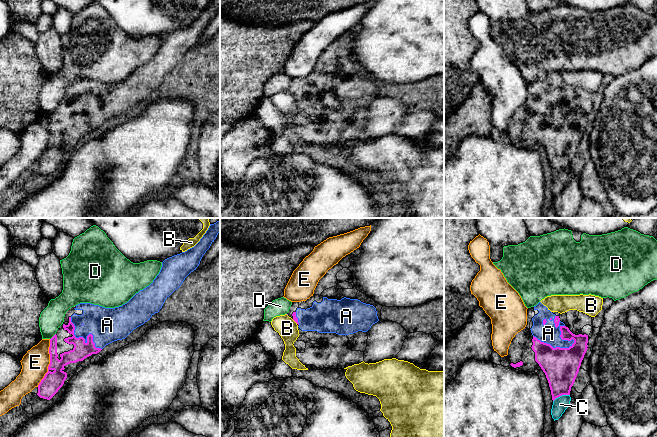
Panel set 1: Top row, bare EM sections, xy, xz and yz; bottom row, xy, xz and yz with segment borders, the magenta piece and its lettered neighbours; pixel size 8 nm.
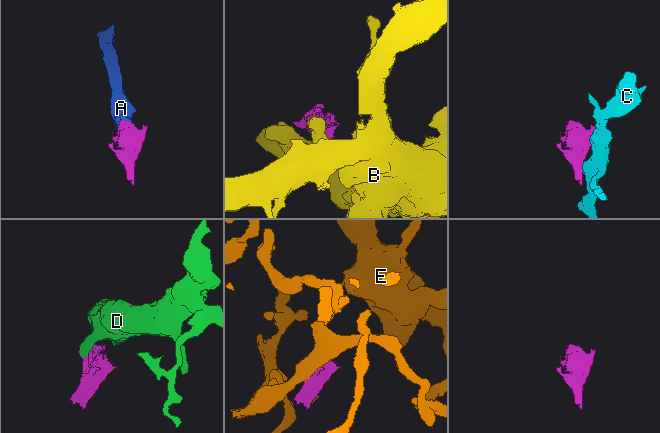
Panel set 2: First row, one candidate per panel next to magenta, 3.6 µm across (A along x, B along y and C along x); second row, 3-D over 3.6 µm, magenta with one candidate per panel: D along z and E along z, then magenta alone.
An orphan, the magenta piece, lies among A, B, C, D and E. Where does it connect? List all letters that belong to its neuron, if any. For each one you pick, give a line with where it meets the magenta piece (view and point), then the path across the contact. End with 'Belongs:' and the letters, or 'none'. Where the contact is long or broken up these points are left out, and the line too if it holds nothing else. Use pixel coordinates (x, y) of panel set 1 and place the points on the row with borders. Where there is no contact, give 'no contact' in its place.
A: contact yz (554, 348)
Belongs: A

